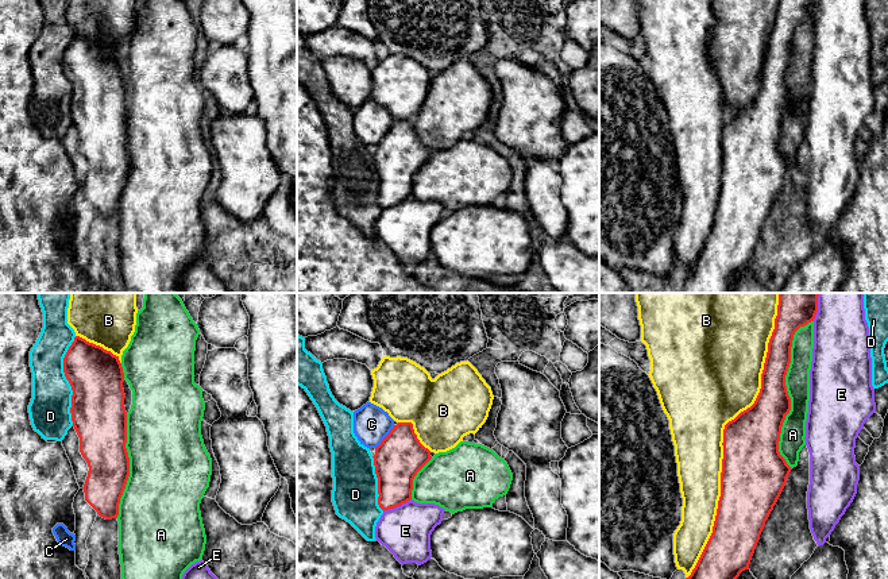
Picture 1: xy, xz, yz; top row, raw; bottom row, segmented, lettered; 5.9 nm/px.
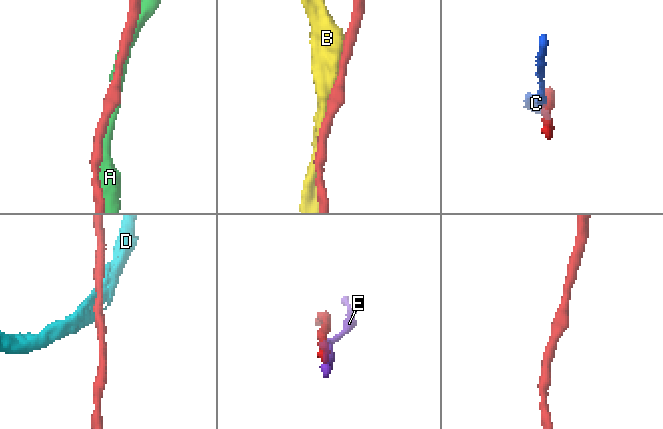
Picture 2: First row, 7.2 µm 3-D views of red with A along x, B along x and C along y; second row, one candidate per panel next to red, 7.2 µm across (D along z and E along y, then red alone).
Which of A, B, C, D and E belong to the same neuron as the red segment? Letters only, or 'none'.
A

